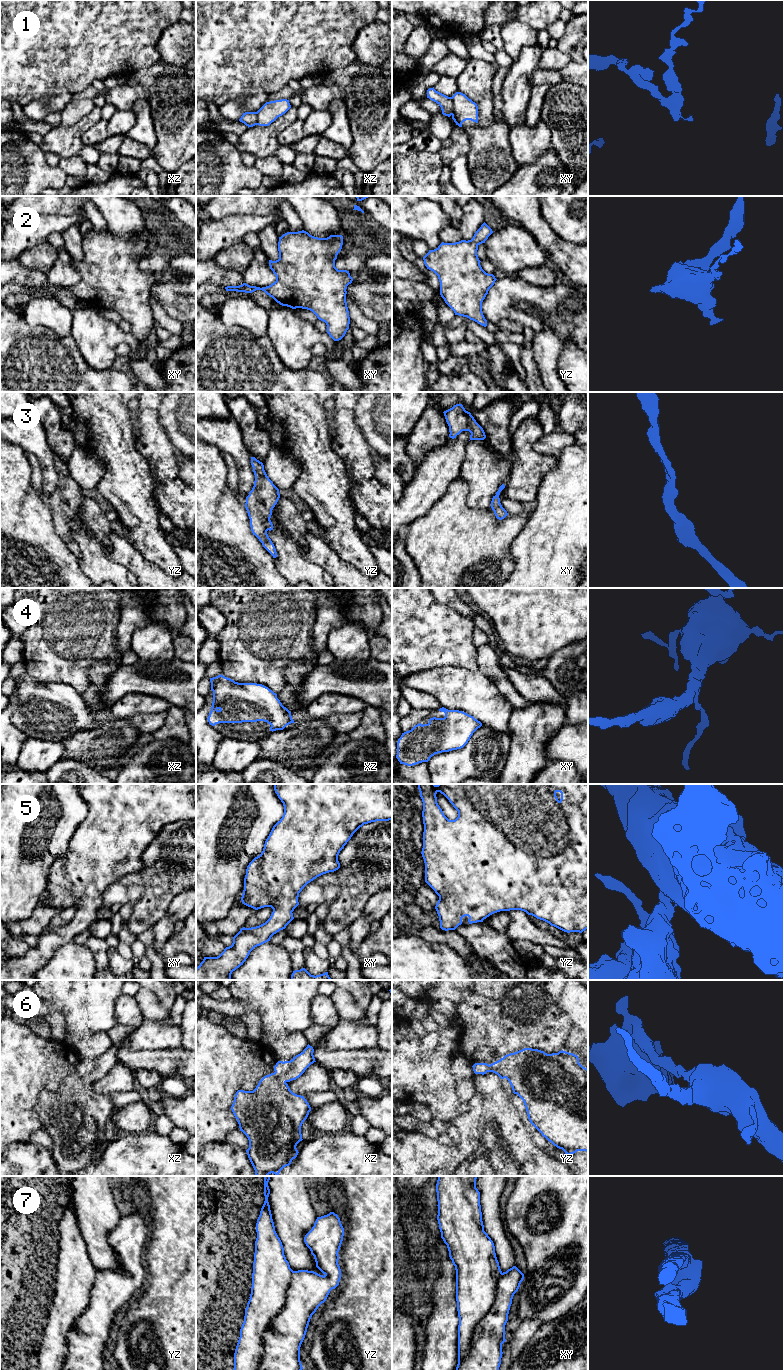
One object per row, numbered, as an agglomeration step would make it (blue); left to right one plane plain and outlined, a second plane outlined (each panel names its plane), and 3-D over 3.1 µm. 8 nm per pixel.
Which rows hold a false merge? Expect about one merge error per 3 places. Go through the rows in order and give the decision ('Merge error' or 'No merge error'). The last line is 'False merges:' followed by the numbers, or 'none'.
1: Merge error
2: No merge error
3: No merge error
4: No merge error
5: No merge error
6: No merge error
7: Merge error
False merges: 1, 7

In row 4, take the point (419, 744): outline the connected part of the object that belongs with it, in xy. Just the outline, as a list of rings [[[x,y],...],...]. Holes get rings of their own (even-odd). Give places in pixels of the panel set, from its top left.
[[[444,707],[439,711],[445,713],[444,718],[430,718],[428,724],[419,723],[411,730],[402,733],[397,742],[396,755],[400,764],[413,766],[428,762],[435,754],[461,749],[468,743],[473,733],[482,726],[480,721],[463,711],[448,710]]]

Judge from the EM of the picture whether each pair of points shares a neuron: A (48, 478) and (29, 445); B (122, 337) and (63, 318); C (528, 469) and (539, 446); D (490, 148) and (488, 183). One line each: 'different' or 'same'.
A: same
B: different
C: different
D: same

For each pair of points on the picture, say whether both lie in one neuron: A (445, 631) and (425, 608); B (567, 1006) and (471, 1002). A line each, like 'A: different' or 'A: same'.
A: same
B: different

